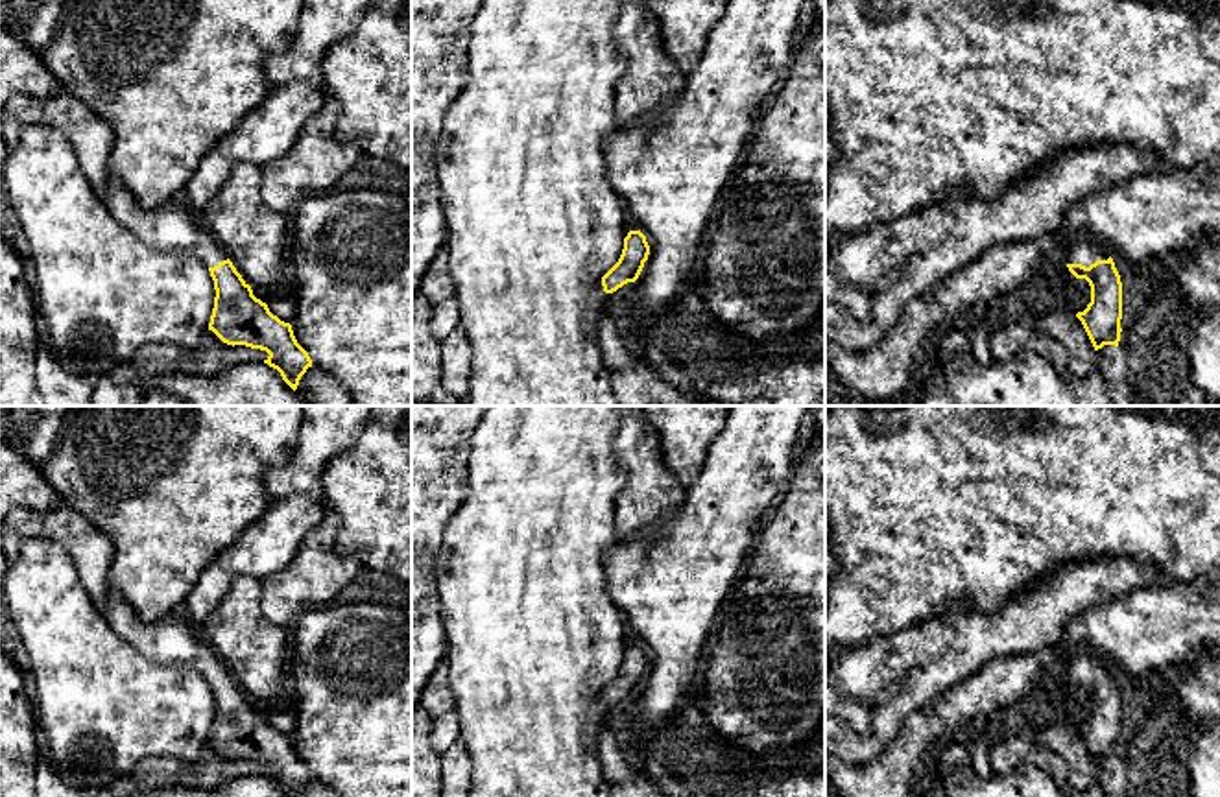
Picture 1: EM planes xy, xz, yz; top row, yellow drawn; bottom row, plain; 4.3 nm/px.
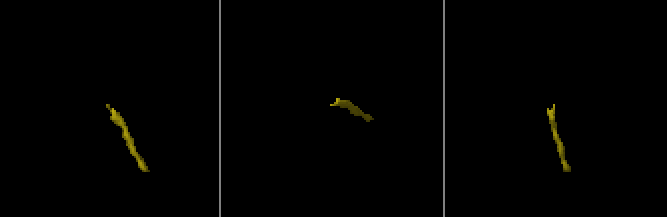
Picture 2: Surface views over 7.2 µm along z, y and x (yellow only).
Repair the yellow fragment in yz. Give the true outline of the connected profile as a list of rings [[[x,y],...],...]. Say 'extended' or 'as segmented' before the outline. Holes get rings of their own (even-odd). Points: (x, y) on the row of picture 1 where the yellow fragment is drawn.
extended | [[[1085,236],[1072,238],[1061,253],[1069,271],[1091,286],[1091,303],[1076,317],[1082,321],[1094,351],[1118,347],[1122,319],[1122,282],[1109,253]]]

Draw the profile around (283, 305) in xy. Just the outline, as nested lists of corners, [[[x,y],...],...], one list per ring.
[[[288,290],[273,295],[266,304],[273,315],[292,325],[295,317],[295,299]]]

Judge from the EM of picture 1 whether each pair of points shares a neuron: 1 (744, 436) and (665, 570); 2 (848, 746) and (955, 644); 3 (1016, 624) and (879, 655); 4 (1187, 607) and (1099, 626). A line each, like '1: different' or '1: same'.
1: same
2: same
3: same
4: same

